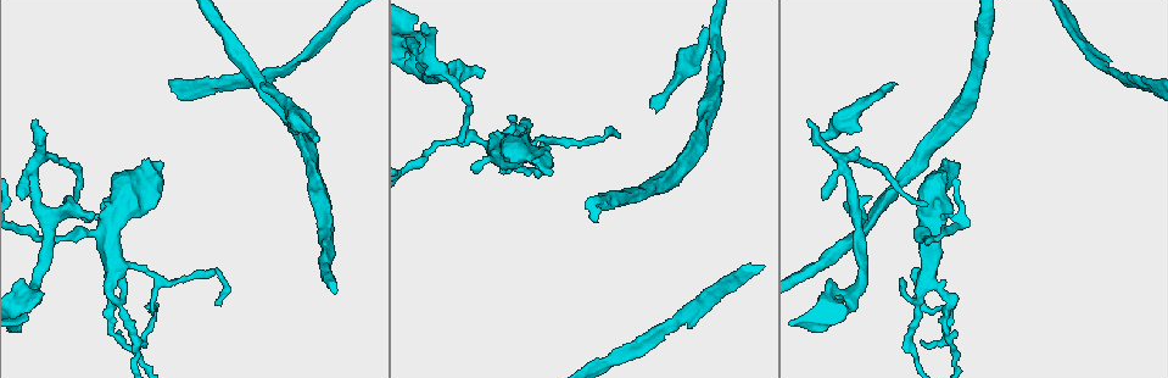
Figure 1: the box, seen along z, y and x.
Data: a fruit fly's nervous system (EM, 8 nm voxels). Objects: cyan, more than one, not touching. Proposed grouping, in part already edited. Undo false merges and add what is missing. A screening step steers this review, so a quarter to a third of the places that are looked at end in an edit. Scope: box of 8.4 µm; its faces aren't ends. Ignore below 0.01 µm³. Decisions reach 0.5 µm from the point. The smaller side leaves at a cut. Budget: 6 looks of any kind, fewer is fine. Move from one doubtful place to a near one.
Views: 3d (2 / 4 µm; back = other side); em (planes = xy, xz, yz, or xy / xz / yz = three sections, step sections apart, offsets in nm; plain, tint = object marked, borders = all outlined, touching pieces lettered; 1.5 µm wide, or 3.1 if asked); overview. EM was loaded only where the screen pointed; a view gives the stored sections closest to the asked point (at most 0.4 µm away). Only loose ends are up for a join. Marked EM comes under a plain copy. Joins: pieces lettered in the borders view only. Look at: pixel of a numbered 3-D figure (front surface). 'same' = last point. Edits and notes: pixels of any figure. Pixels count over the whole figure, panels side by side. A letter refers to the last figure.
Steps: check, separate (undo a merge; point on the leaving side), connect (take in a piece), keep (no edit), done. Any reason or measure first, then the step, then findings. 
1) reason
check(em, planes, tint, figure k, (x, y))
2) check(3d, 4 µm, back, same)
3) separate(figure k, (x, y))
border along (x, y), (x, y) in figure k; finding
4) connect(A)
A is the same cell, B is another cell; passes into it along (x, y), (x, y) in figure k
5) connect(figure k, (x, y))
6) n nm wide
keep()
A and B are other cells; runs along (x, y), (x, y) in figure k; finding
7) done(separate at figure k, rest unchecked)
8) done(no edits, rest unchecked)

free end
check(3d, 2 µm, figure 1, (806, 121))

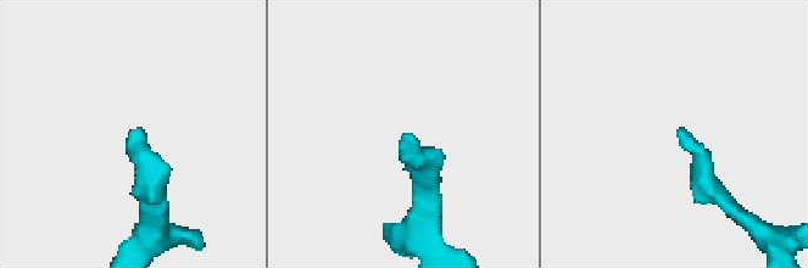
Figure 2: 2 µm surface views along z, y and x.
check(em, planes, borders, figure 2, (676, 130))

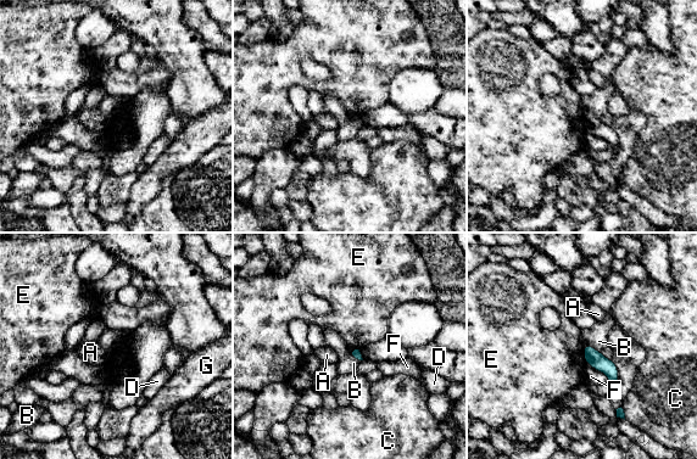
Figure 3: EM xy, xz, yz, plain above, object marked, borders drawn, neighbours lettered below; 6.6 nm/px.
F touches over 220 nm
keep()
A, B, C, D, E, F and G are other cells; none of them fits

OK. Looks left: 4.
an open end
check(3d, 4 µm, figure 1, (482, 74))

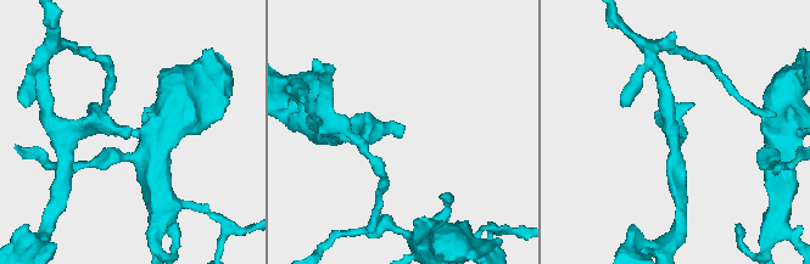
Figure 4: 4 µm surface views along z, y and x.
now the EM
check(em, xz, step 8, tint, figure 4, (131, 129))

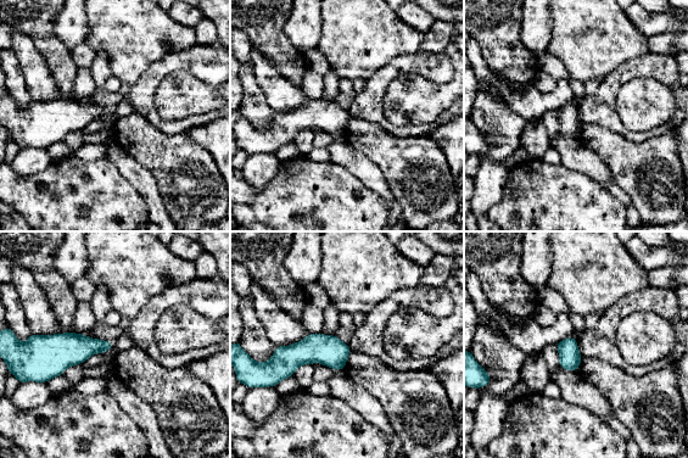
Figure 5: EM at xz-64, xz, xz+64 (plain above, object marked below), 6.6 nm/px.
check(em, planes, borders, same)

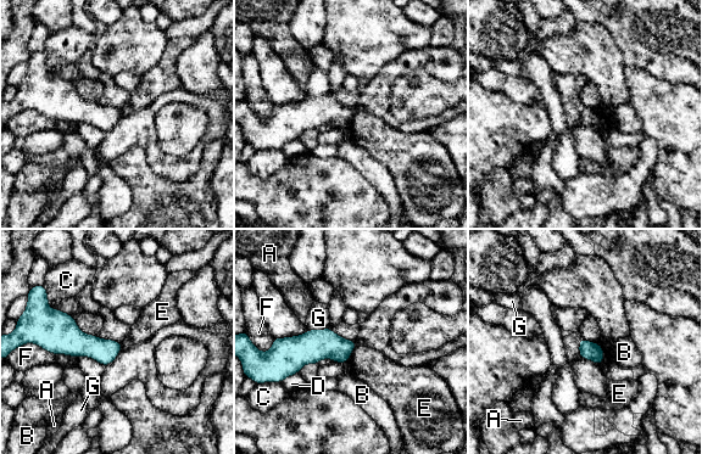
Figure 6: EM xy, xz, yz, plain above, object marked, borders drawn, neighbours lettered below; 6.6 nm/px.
F touches over 170 nm
keep()
A, B, C, D, E, F and G are other cells; border along (597, 342), (602, 348), (601, 365) in figure 6; none of them fits

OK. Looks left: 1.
done(no edits, rest unchecked)

